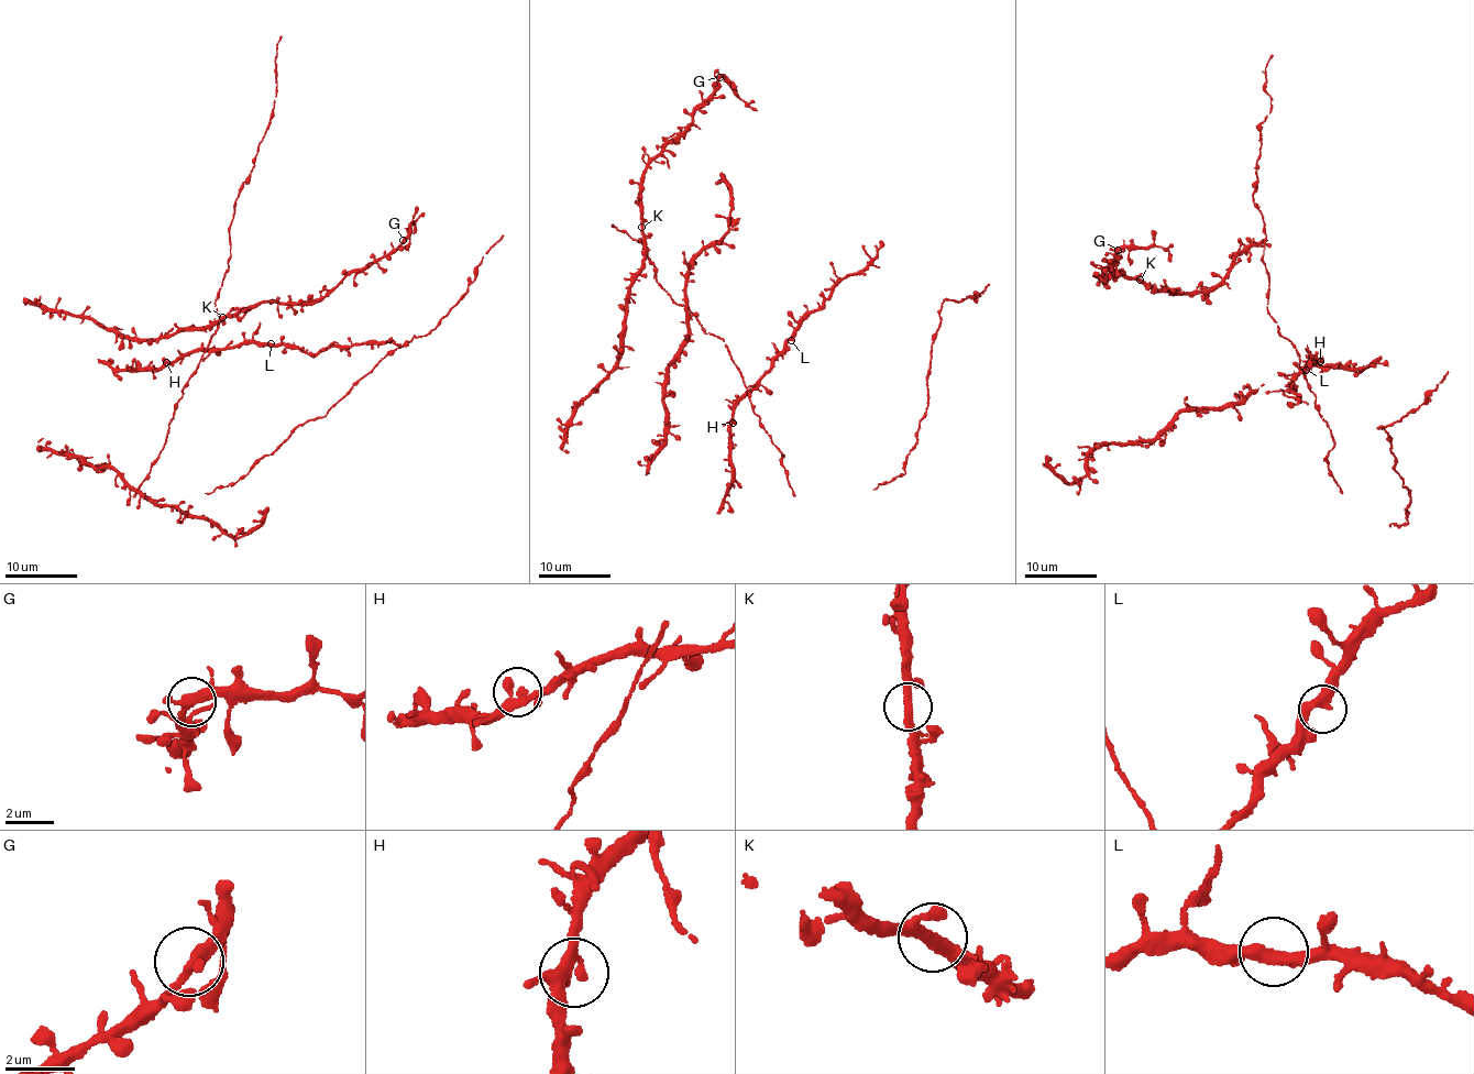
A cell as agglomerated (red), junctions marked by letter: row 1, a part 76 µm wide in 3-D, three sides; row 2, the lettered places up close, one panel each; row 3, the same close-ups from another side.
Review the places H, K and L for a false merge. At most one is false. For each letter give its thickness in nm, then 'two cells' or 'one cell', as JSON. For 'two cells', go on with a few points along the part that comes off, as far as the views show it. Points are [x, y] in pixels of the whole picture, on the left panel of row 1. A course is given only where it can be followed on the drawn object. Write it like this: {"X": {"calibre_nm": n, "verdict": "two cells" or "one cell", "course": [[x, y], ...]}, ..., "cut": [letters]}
{"H": {"calibre_nm": 280, "verdict": "one cell"}, "K": {"calibre_nm": 360, "verdict": "one cell"}, "L": {"calibre_nm": 400, "verdict": "one cell"}, "cut": []}

